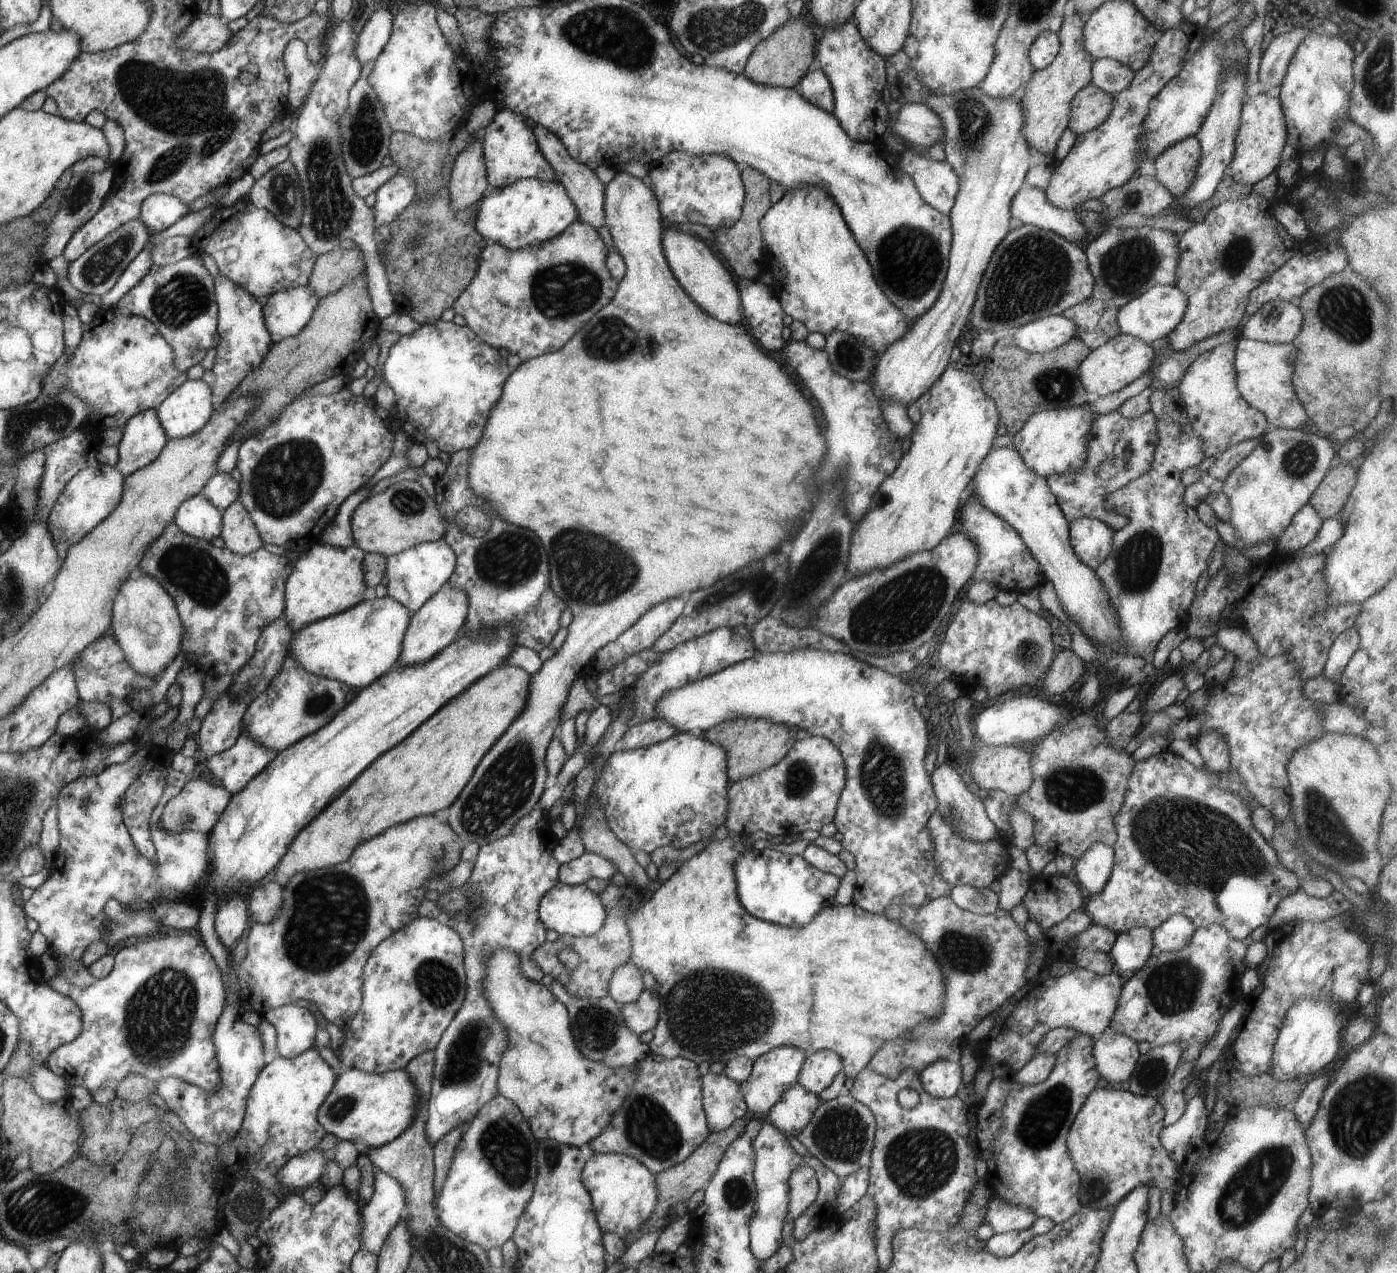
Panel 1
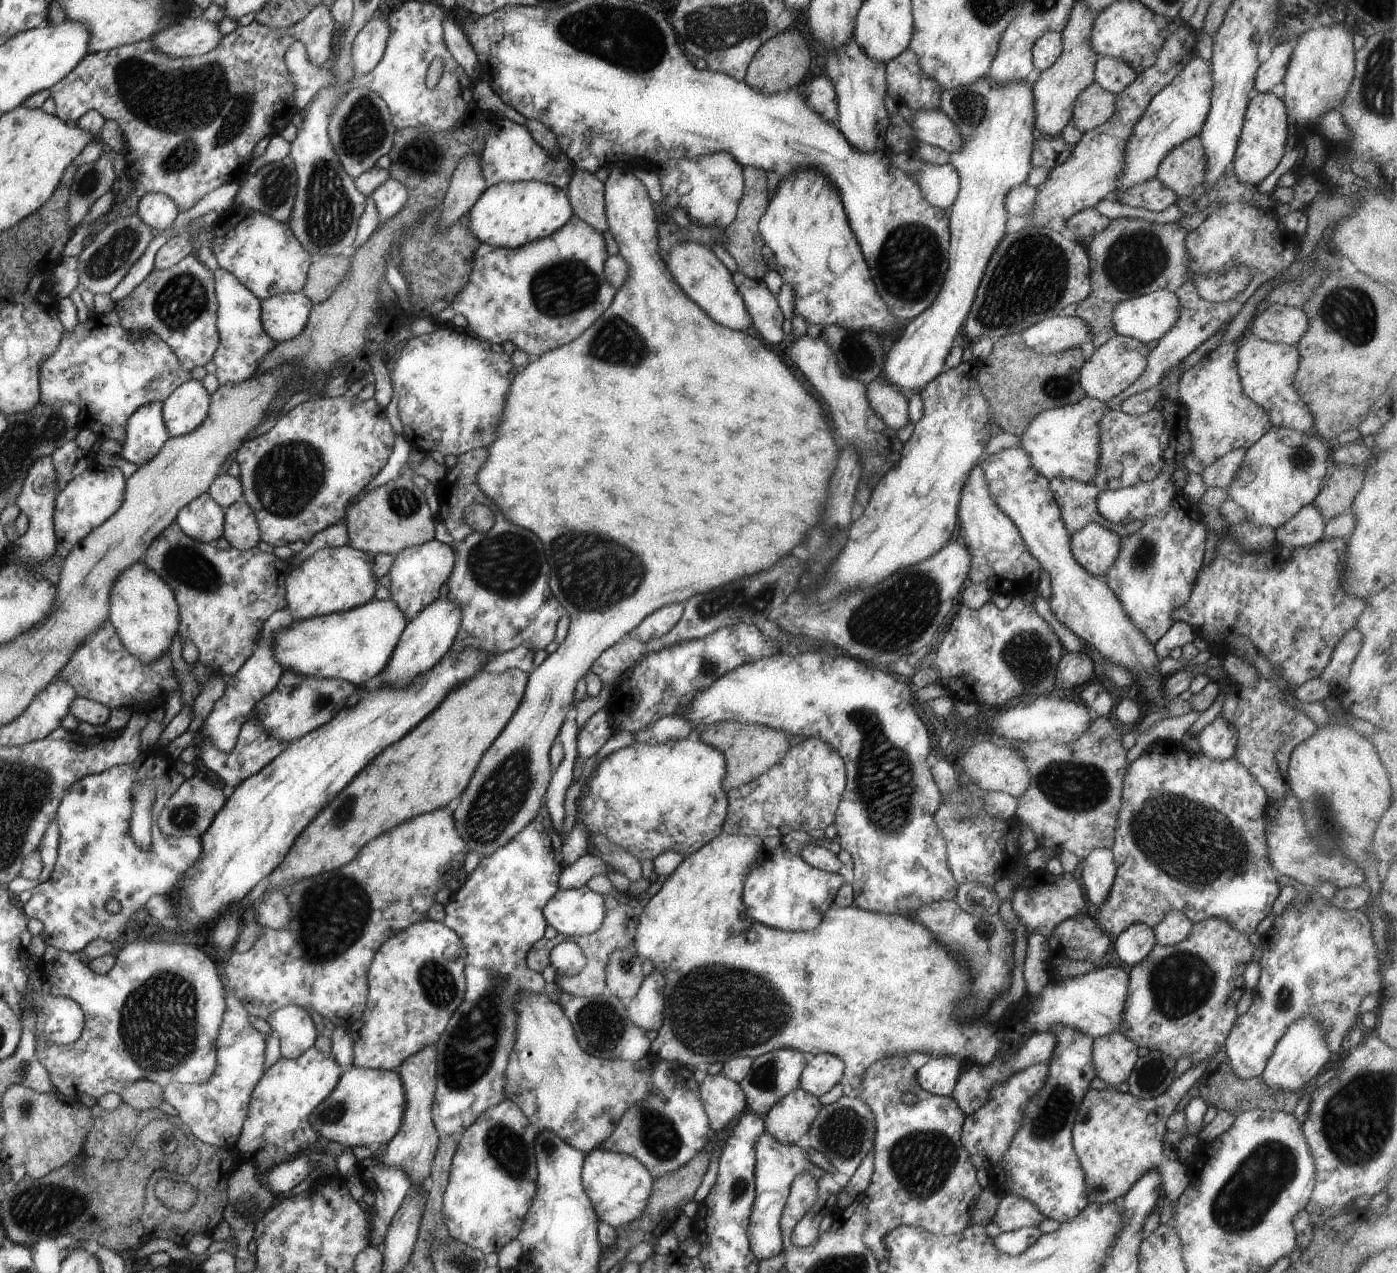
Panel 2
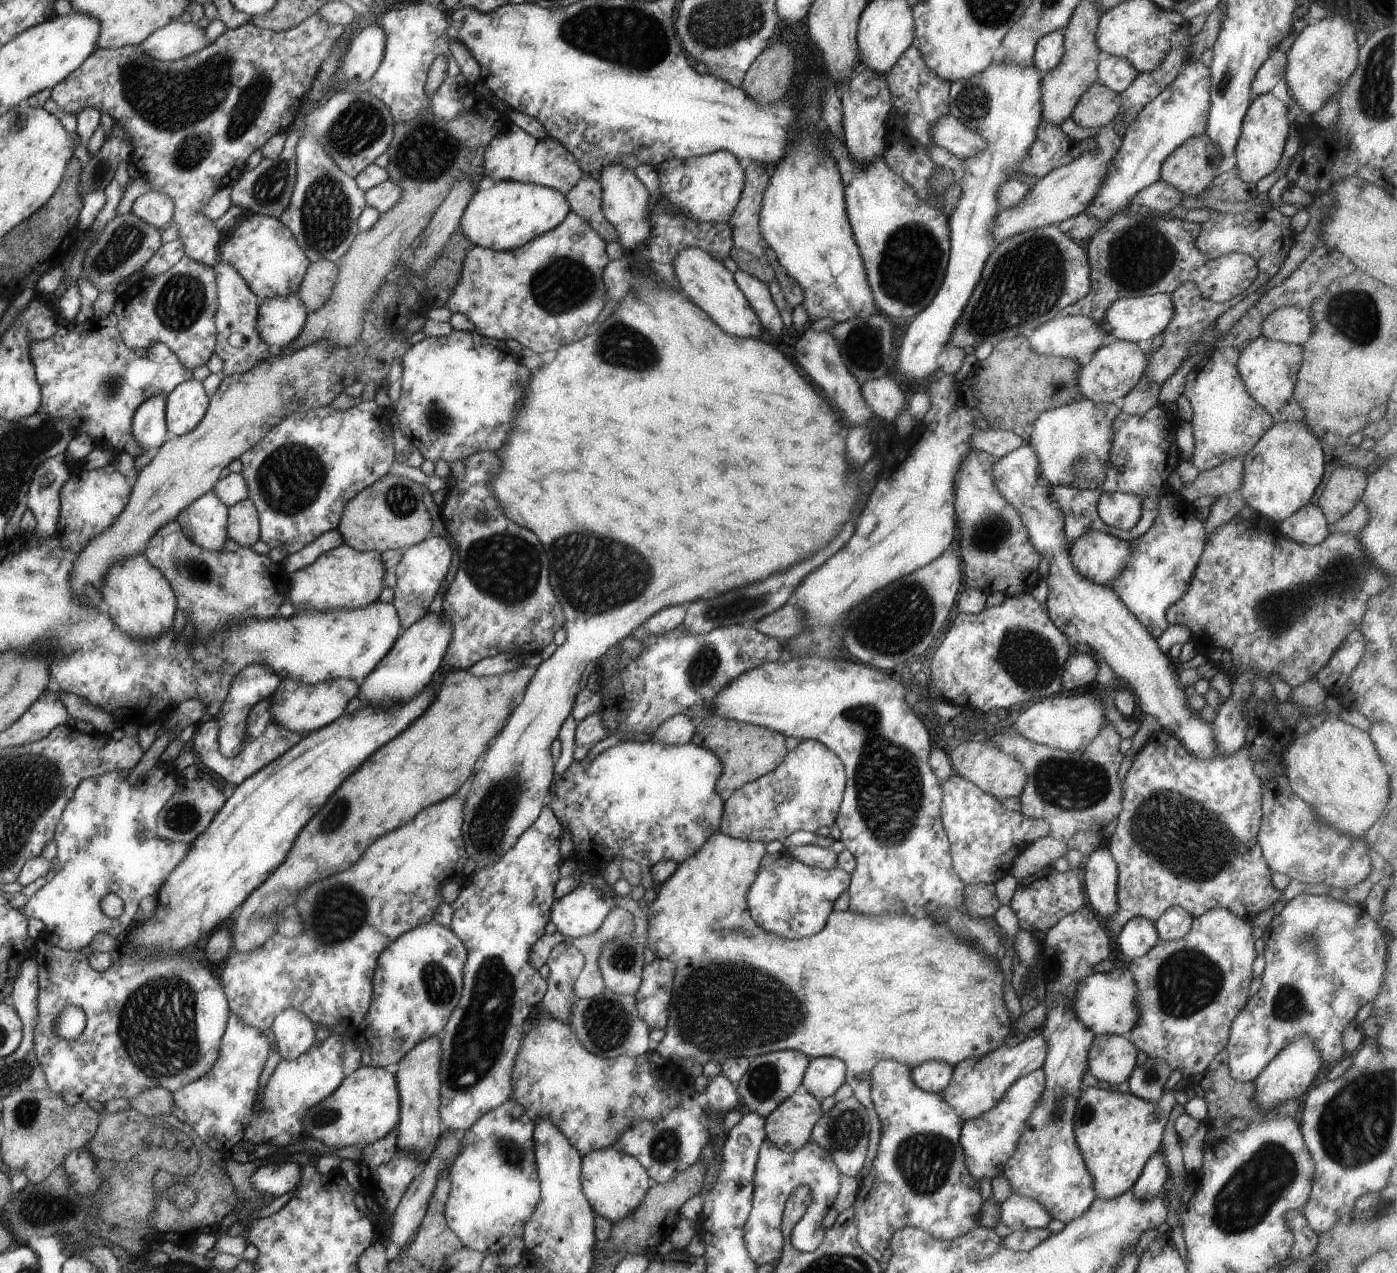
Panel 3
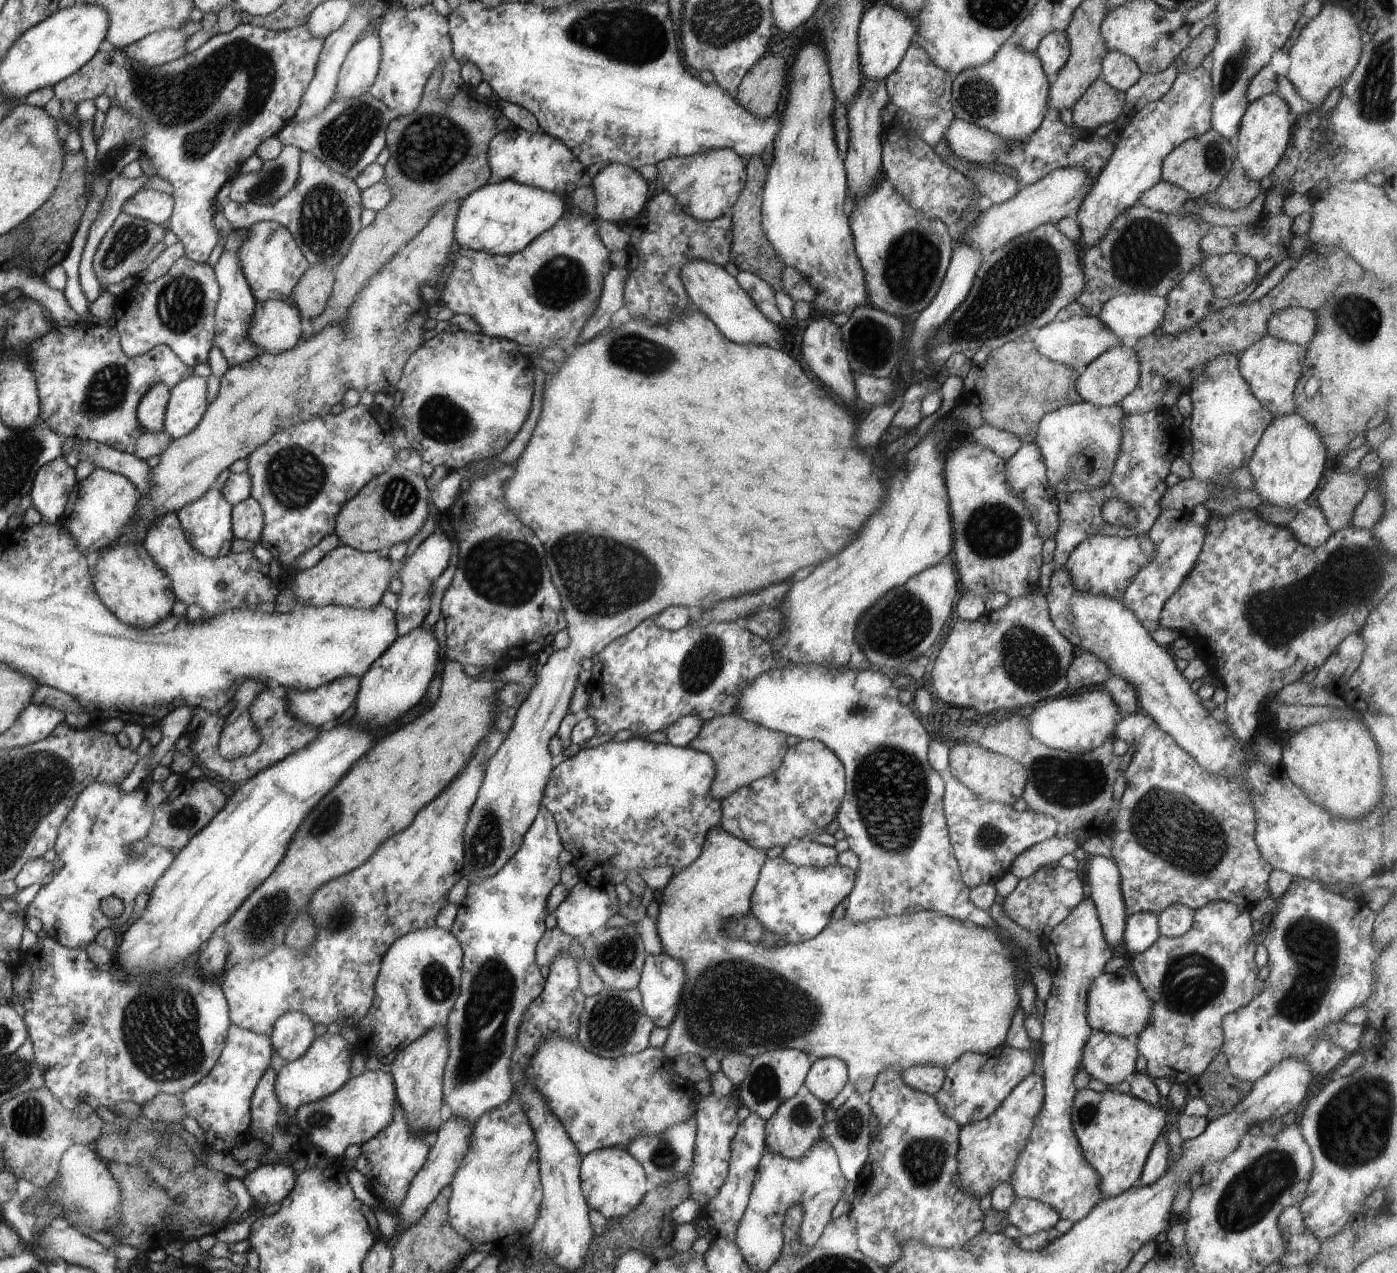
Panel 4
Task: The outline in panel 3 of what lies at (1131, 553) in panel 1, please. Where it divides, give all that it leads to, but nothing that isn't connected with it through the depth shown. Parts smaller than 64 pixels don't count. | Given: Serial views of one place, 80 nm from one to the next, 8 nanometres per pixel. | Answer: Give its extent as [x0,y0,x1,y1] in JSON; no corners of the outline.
[1097,487,1207,639]

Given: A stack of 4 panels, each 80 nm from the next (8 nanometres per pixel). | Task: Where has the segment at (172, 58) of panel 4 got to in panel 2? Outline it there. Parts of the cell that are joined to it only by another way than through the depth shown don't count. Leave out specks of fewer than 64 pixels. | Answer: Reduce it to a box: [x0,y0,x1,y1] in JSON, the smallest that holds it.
[152,18,224,58]

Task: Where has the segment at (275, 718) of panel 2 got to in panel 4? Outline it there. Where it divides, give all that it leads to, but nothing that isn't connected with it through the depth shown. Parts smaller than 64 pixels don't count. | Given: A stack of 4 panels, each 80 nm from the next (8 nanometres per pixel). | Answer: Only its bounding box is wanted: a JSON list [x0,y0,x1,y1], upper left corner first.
[285,677,360,729]

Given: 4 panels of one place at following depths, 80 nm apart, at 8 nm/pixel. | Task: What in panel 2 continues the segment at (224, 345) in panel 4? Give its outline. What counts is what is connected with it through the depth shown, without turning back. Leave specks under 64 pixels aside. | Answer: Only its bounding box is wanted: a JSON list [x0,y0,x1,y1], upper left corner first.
[212,268,276,386]

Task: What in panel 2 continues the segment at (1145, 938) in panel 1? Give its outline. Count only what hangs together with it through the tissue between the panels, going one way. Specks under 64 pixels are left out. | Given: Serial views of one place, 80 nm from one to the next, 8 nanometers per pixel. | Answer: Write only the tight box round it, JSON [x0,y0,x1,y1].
[1114,924,1157,966]

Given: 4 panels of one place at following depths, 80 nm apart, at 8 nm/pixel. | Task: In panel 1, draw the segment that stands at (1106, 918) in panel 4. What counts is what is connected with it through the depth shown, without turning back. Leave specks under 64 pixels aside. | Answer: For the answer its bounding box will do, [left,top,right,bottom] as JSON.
[1075,843,1114,895]

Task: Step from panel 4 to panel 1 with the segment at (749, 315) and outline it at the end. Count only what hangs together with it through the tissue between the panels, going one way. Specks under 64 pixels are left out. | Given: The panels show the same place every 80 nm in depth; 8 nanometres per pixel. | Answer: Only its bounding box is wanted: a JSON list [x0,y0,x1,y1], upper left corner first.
[663,228,743,325]

